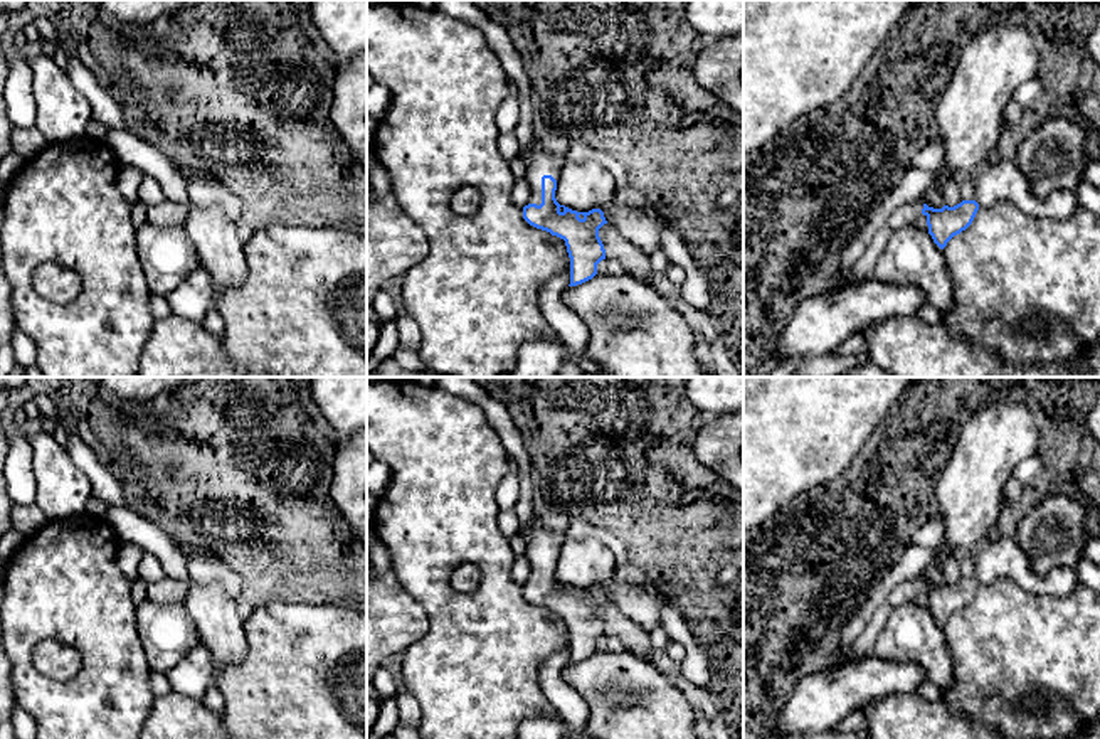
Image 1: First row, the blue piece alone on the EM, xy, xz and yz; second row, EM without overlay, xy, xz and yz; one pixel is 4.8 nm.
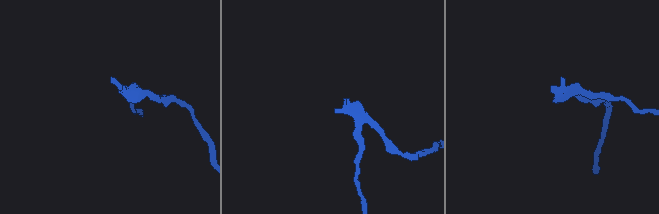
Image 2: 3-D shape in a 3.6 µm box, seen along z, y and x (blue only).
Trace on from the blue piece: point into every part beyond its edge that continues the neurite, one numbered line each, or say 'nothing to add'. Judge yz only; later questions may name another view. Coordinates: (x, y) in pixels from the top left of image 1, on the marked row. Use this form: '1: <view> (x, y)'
1: yz (902, 216)

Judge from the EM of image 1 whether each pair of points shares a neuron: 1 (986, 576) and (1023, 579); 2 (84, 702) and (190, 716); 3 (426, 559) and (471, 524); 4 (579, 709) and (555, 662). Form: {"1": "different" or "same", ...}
{"1": "same", "2": "different", "3": "same", "4": "same"}

